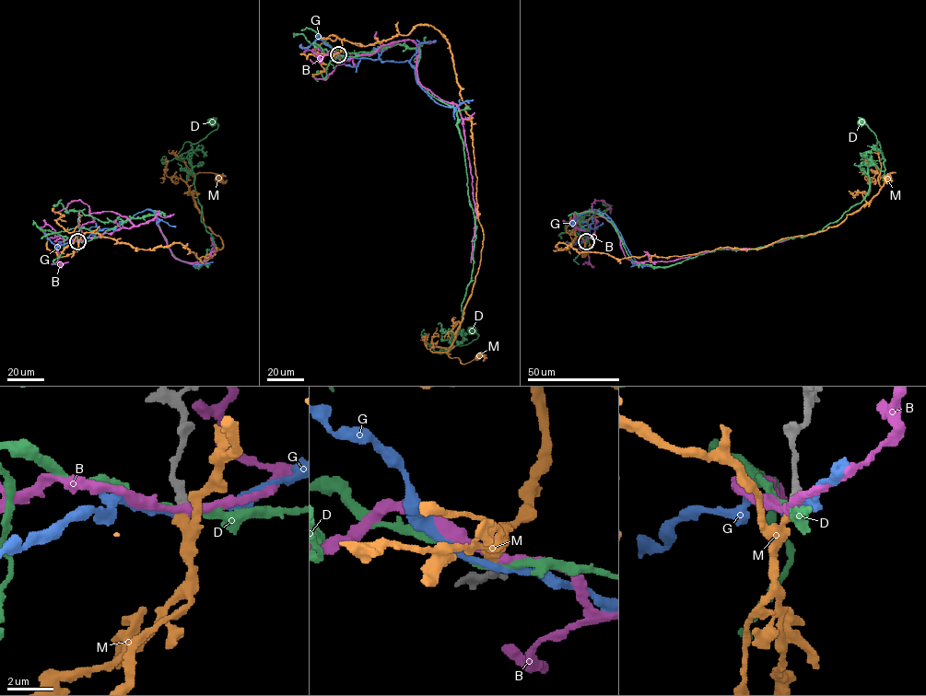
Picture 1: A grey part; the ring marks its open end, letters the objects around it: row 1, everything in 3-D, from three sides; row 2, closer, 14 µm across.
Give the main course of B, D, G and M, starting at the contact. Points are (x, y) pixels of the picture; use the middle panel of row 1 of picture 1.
B: (338, 55), (351, 59), (412, 40), (418, 49), (418, 81), (458, 108), (475, 211), (471, 262)
D: (338, 55), (417, 48), (418, 81), (456, 110), (475, 238), (459, 330), (437, 351), (476, 339), (472, 330)
G: (338, 55), (350, 59), (407, 61), (414, 69), (417, 83), (435, 101), (454, 107), (473, 99)
M: (338, 55), (343, 40), (369, 45), (418, 25), (450, 45), (483, 236), (447, 353), (479, 356)

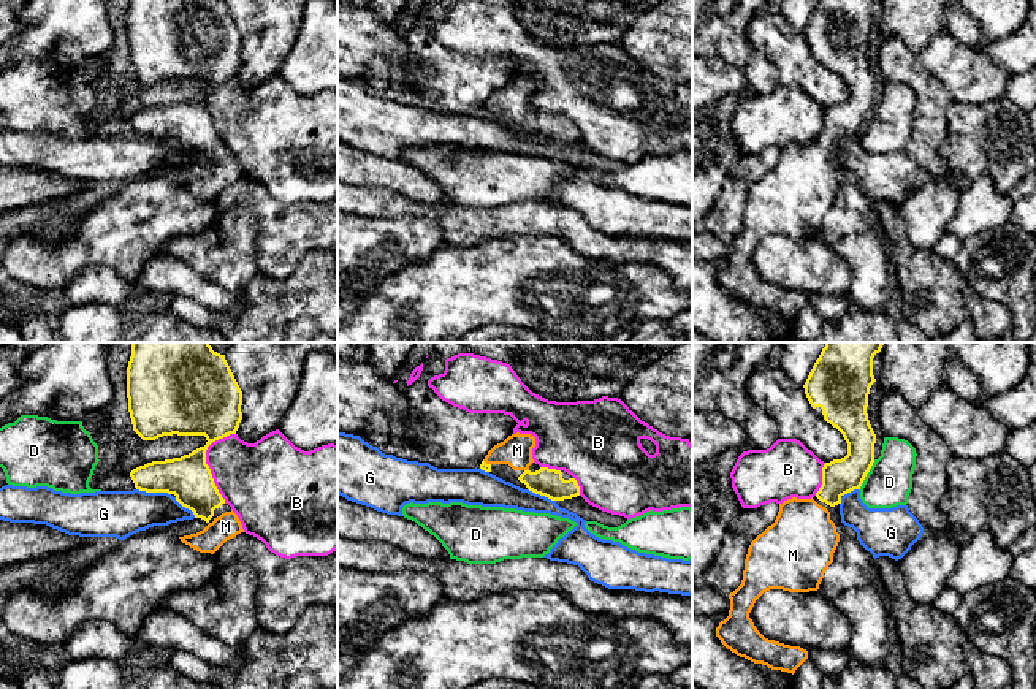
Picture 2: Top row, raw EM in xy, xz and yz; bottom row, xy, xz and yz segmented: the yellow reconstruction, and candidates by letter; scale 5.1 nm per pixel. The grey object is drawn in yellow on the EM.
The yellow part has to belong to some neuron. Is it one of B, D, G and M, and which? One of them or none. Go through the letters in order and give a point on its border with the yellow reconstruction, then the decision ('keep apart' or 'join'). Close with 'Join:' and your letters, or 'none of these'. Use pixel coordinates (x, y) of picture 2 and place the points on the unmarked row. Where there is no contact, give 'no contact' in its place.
B: xy (205, 106) | keep apart
D: yz (865, 121) | keep apart
G: xy (154, 137) | keep apart
M: xz (526, 116) | join
Join: M

